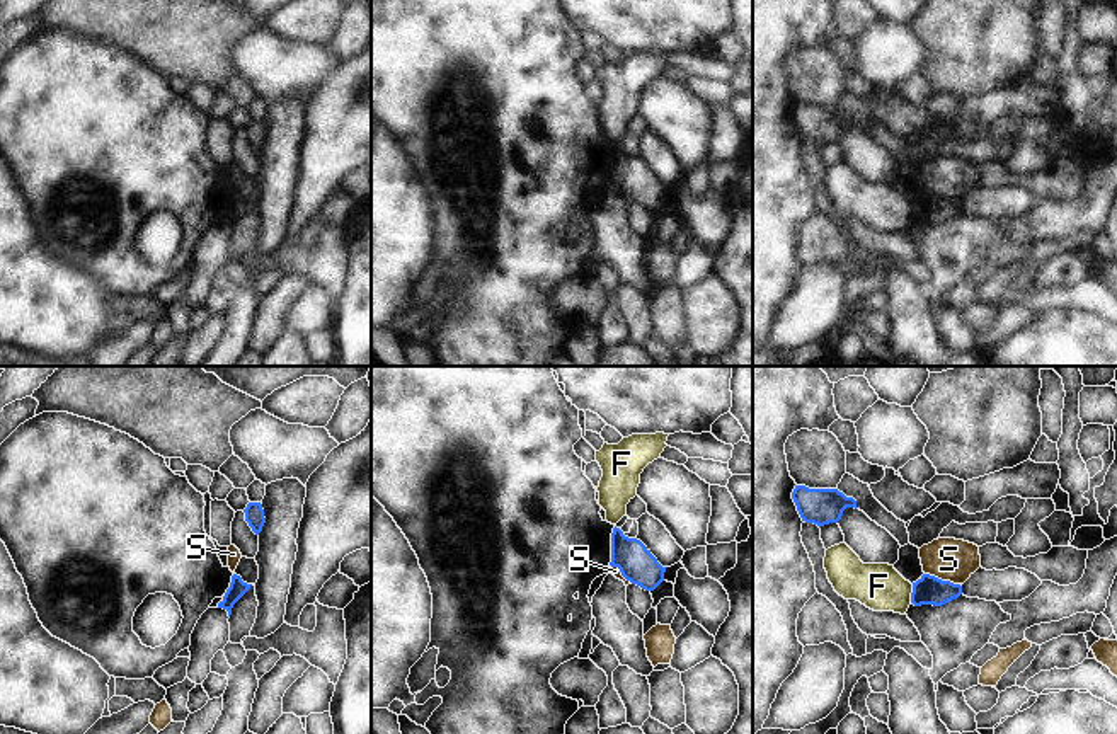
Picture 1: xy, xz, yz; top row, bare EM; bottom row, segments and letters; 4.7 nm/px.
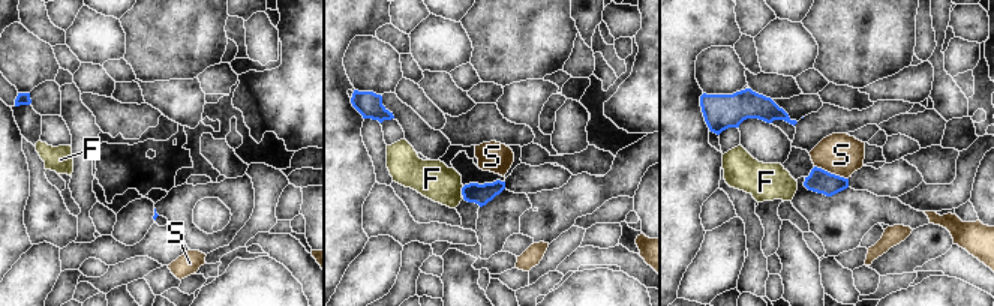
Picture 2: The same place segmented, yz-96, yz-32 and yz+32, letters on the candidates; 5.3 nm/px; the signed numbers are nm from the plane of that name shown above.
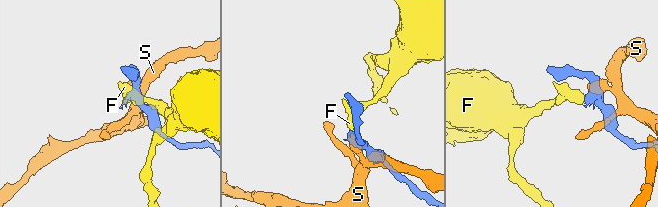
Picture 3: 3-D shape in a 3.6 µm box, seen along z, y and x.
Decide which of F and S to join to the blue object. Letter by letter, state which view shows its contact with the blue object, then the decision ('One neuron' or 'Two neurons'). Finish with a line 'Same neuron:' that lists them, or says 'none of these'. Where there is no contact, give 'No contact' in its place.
F: Touches blue in yz. Two neurons
S: Touches blue in yz. Two neurons
Same neuron: none of these

